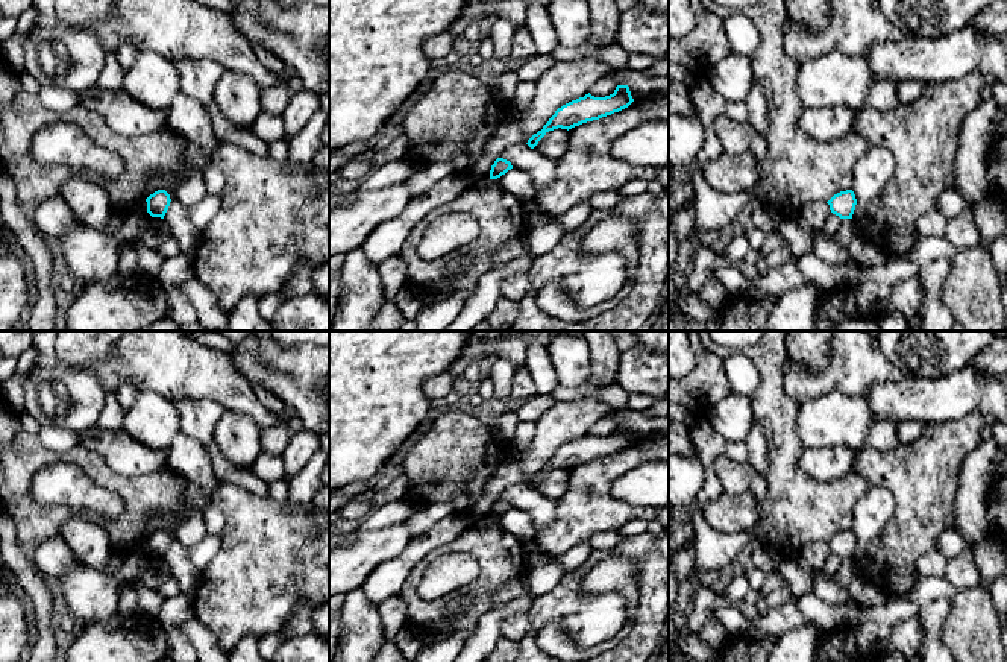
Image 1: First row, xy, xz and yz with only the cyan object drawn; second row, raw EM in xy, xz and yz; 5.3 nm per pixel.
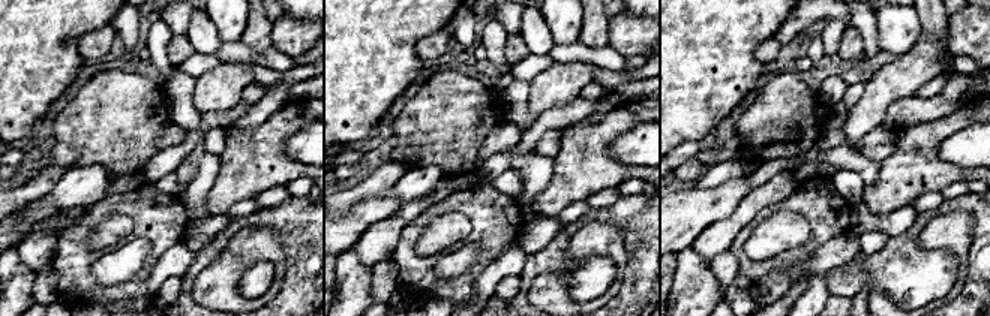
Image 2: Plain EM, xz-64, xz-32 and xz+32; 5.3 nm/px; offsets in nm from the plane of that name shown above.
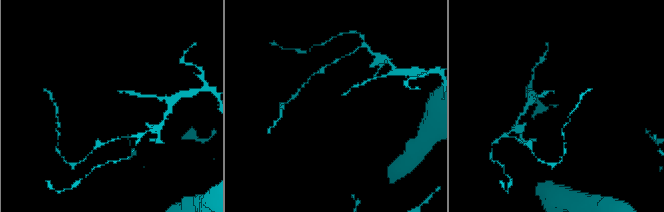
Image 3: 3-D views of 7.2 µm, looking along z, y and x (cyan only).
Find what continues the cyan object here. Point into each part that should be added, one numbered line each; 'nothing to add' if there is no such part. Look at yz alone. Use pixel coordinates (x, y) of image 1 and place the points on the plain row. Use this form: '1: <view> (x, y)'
nothing to add

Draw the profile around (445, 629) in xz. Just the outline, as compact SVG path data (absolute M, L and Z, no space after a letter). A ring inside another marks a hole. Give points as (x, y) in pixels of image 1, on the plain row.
M443 615L443 621L431 629L420 629L420 635L426 641L426 644L434 644L440 641L446 641L449 636L455 633L453 621L458 616L446 616Z

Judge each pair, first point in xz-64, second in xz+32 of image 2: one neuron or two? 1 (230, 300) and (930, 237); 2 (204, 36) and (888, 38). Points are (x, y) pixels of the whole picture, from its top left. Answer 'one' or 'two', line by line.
1: one
2: two

